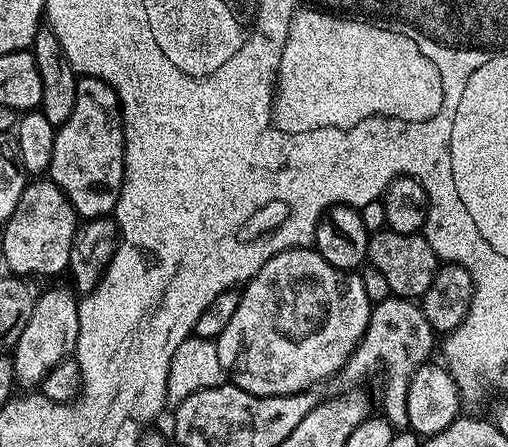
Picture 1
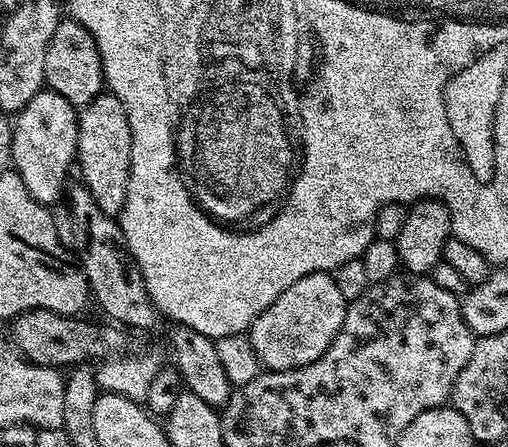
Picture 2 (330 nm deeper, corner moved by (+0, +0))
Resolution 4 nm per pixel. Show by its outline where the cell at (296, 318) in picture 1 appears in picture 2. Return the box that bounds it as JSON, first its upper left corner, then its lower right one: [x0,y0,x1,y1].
[251,272,346,372]

